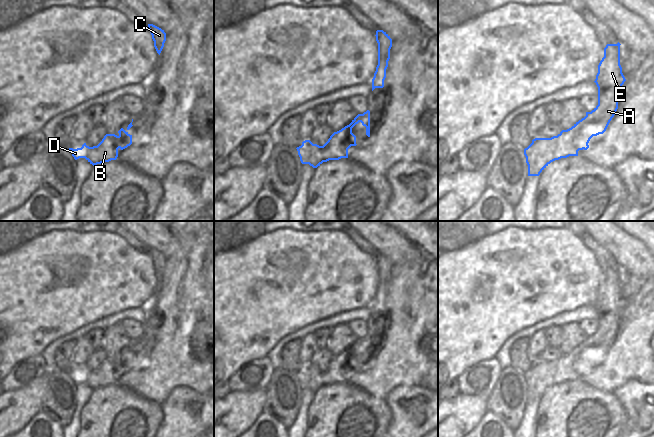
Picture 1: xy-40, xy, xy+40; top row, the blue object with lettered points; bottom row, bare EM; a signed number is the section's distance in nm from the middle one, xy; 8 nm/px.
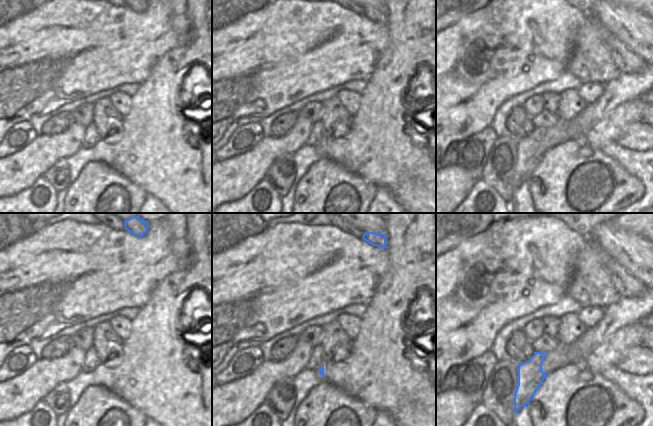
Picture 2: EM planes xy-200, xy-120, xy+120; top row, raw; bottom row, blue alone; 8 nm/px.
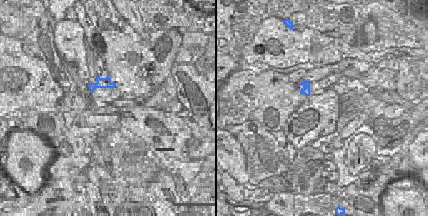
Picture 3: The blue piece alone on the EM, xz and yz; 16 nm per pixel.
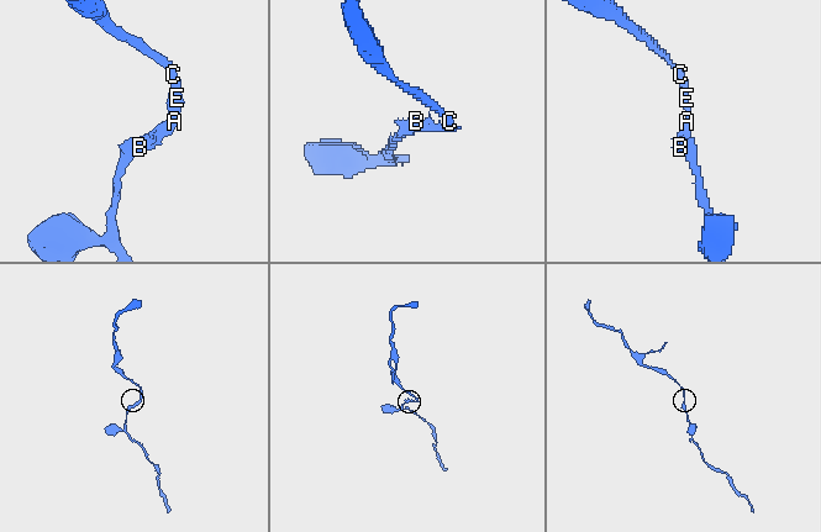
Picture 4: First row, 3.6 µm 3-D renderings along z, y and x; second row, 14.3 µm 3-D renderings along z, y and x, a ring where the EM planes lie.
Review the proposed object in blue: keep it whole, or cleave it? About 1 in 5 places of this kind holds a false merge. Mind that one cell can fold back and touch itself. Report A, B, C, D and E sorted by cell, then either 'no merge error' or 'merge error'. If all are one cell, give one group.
A B C D E | no merge error

